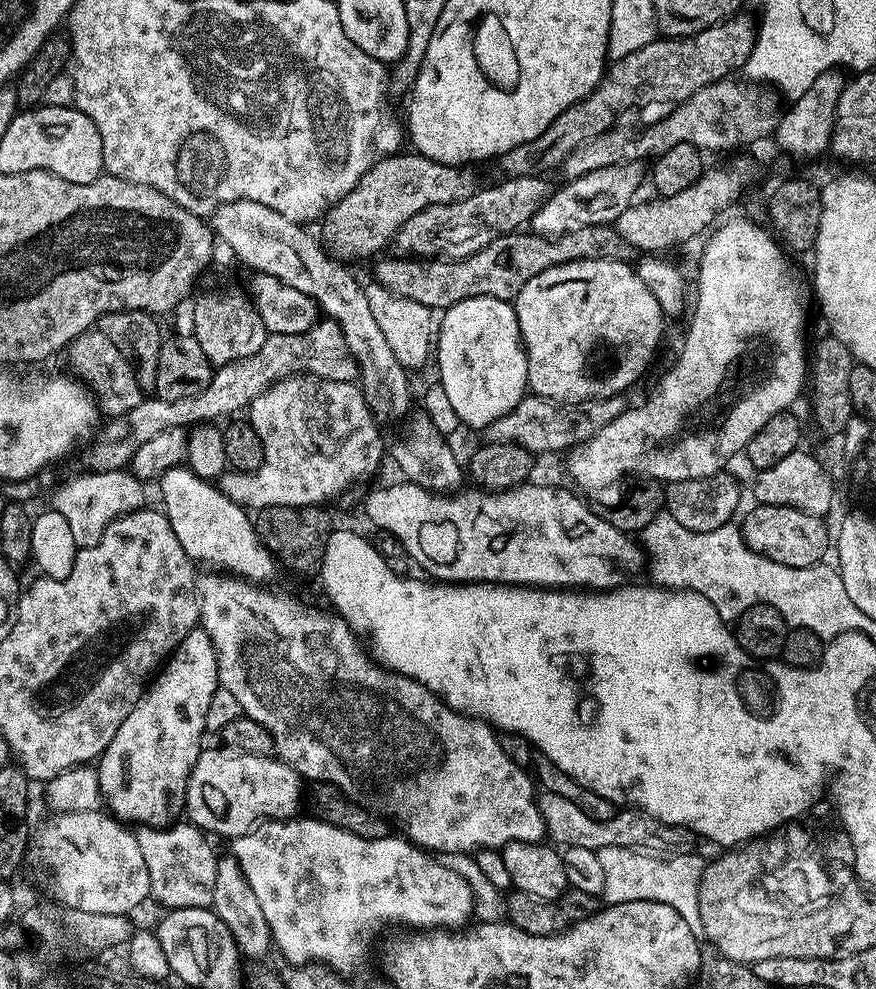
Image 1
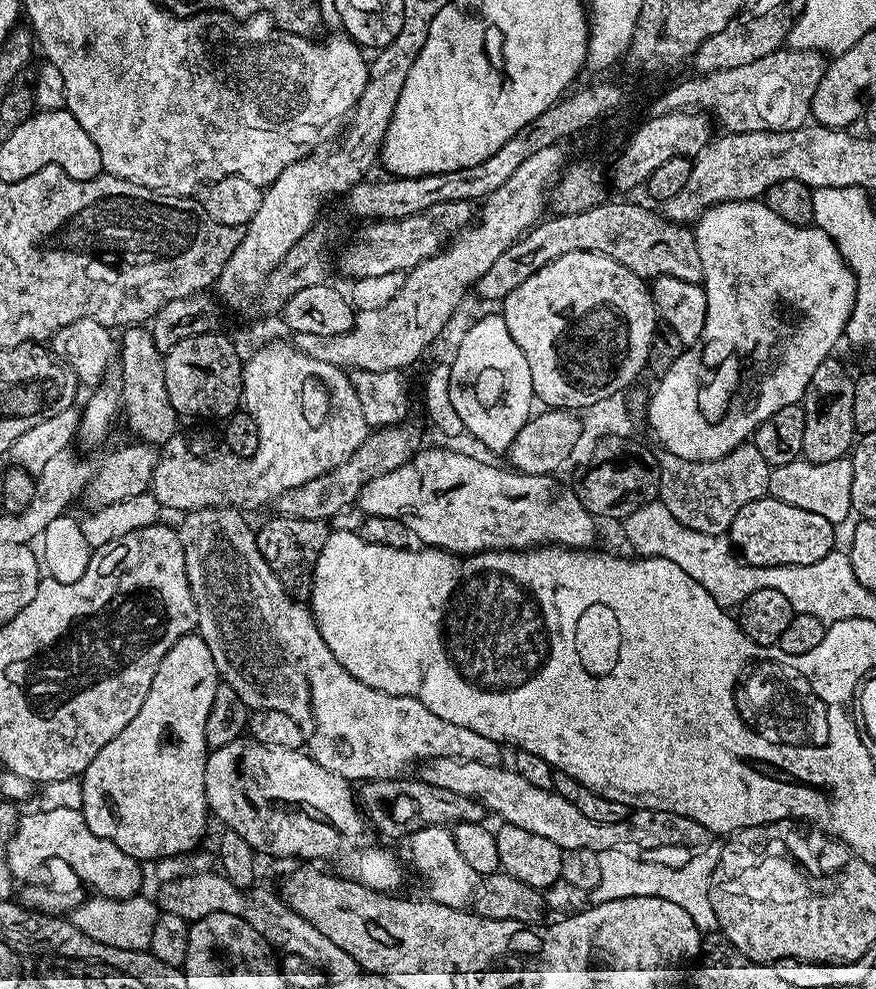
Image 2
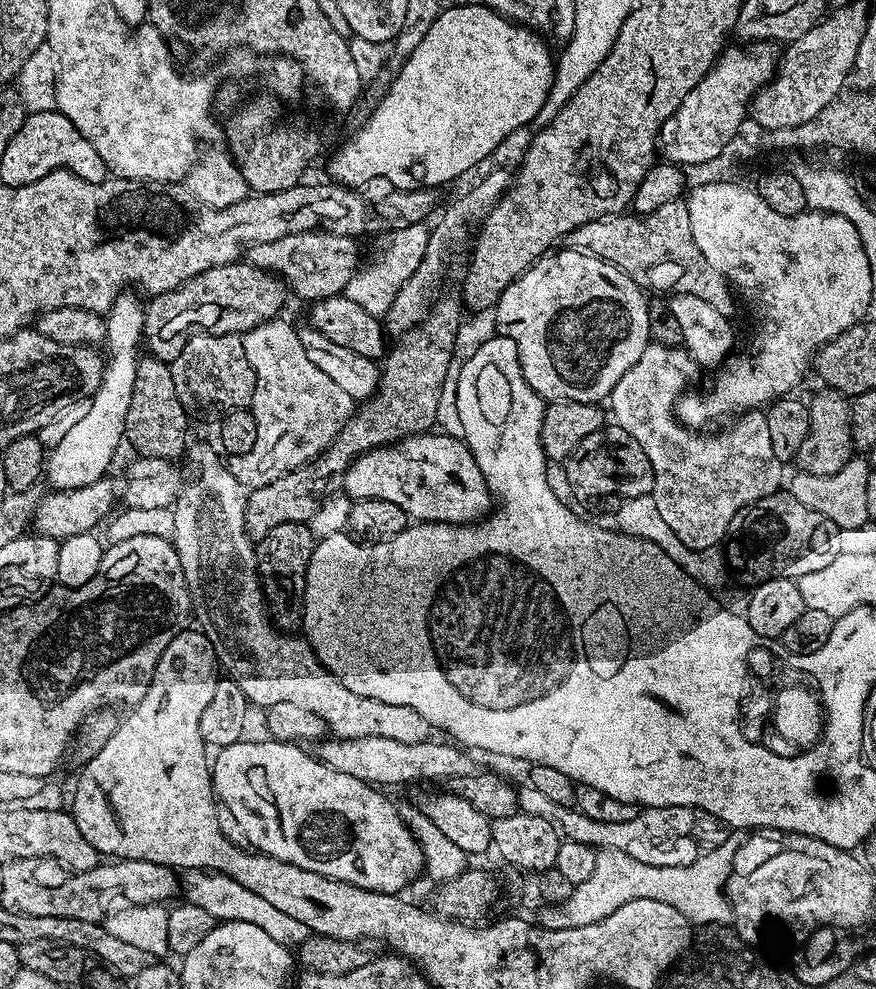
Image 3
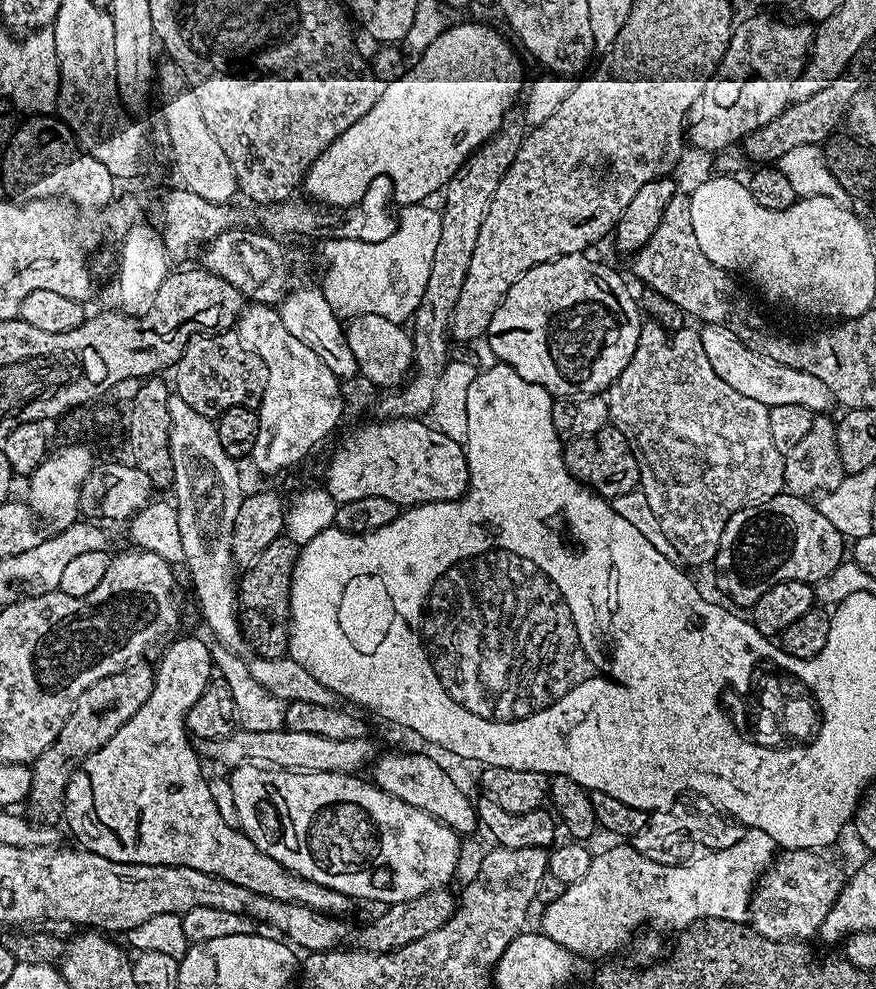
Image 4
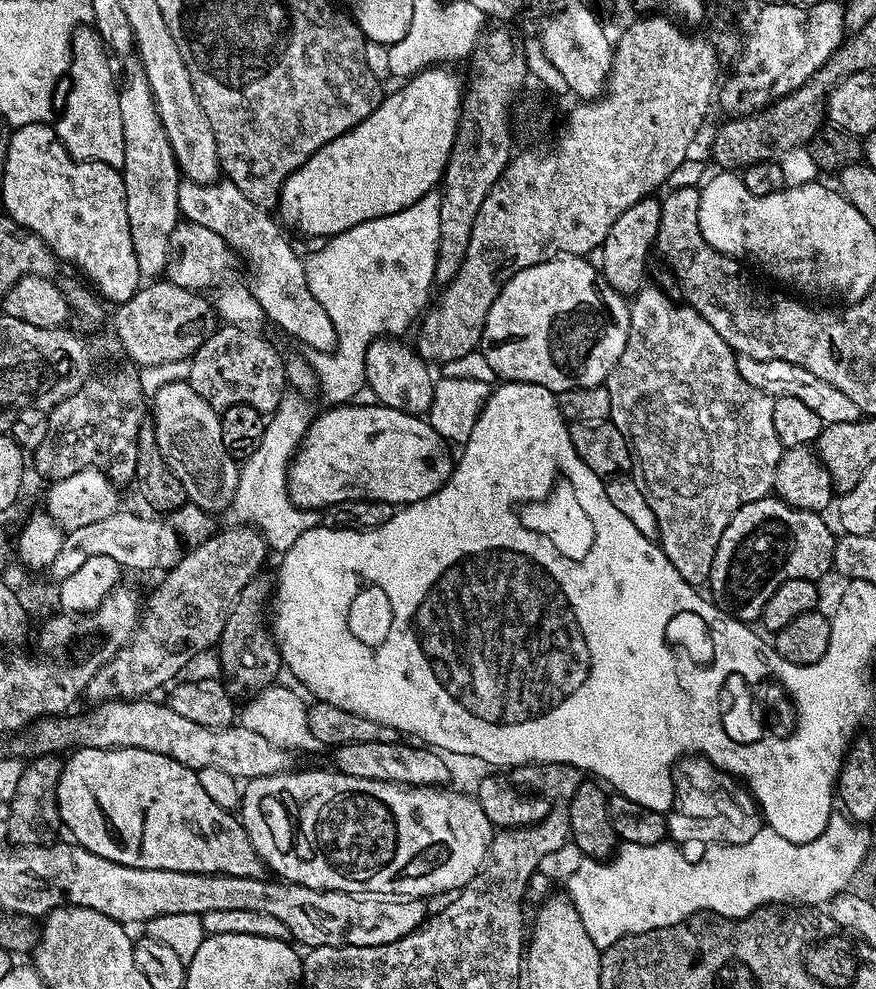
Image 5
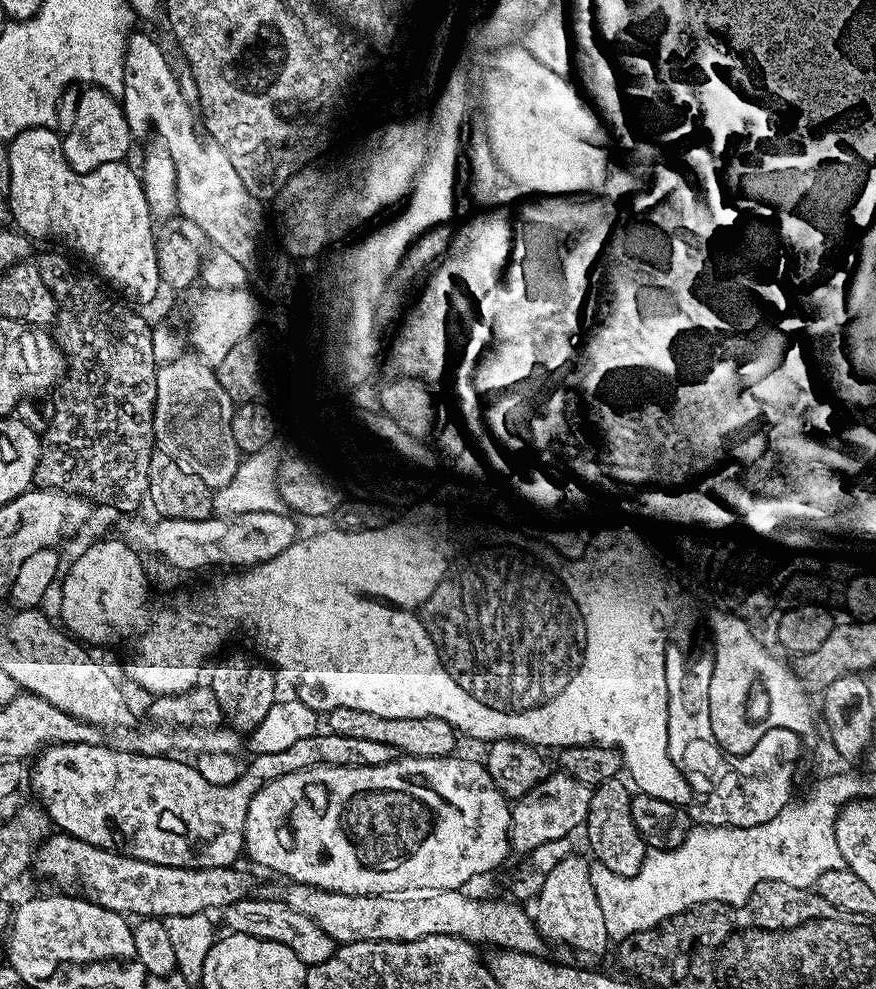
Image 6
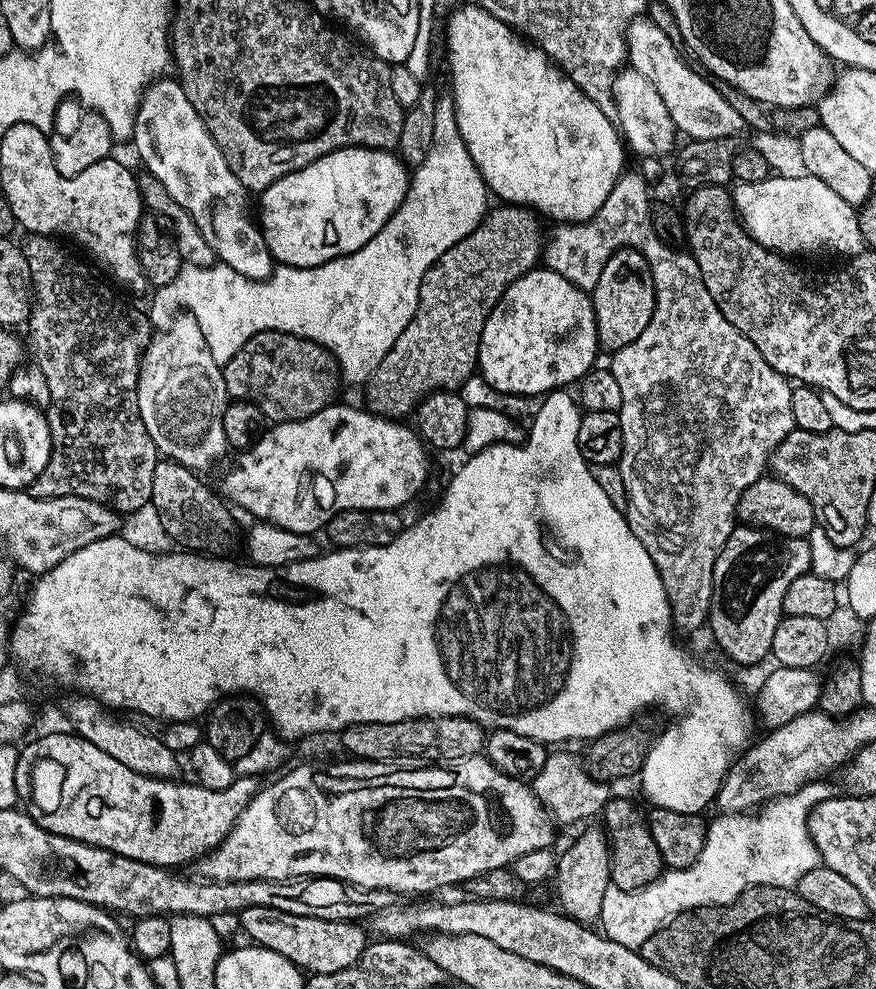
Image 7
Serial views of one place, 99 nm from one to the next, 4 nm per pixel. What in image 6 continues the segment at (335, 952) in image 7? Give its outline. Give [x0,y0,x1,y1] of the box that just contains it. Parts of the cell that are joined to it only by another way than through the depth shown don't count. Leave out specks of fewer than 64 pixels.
[222,899,338,966]

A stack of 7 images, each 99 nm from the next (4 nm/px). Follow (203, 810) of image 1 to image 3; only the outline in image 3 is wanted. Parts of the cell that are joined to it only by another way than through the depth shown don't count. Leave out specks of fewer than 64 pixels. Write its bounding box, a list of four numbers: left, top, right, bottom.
[211,738,425,893]

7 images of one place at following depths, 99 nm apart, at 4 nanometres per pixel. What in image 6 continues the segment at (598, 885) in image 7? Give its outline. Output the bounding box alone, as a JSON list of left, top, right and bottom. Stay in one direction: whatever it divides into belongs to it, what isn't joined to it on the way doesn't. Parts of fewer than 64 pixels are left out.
[534,854,610,956]

